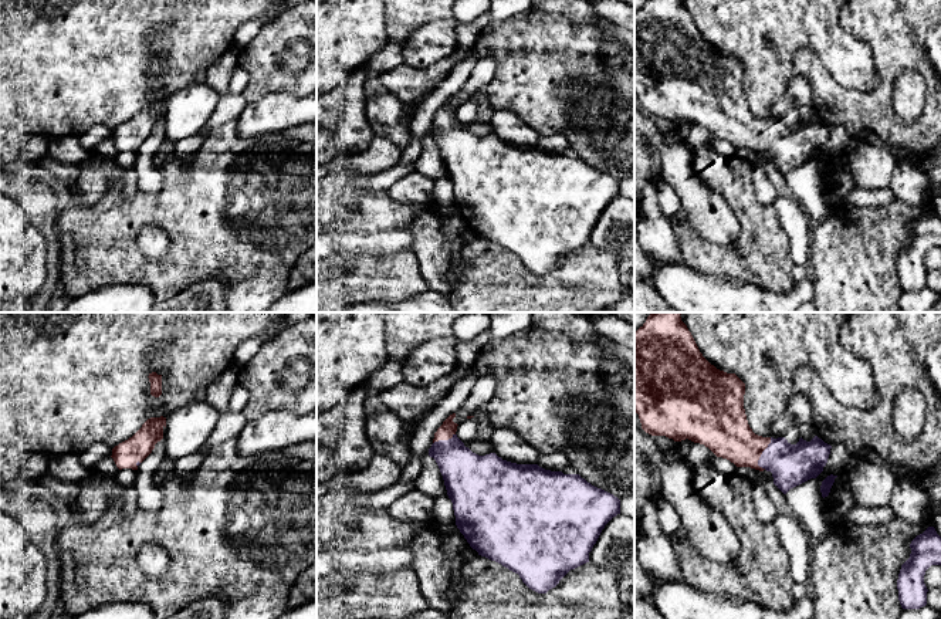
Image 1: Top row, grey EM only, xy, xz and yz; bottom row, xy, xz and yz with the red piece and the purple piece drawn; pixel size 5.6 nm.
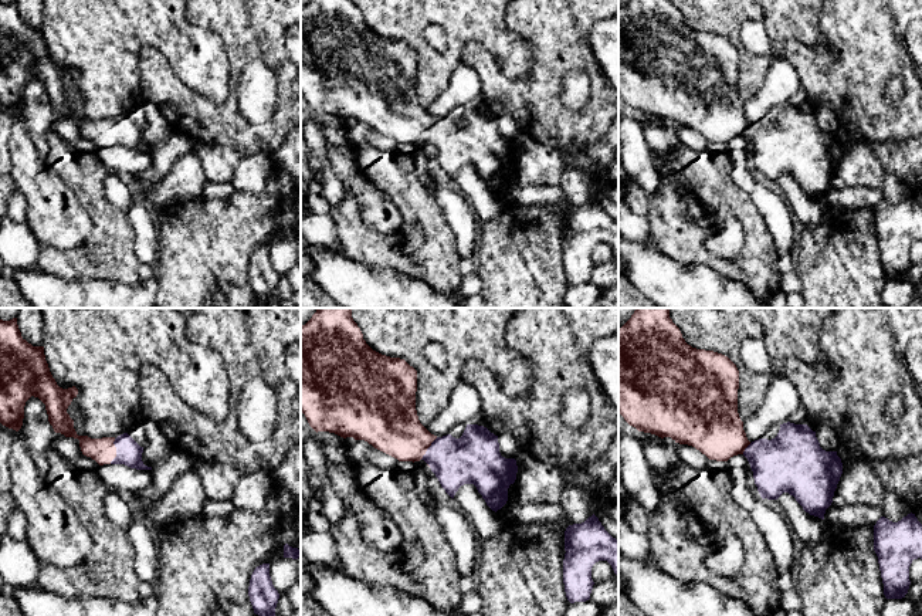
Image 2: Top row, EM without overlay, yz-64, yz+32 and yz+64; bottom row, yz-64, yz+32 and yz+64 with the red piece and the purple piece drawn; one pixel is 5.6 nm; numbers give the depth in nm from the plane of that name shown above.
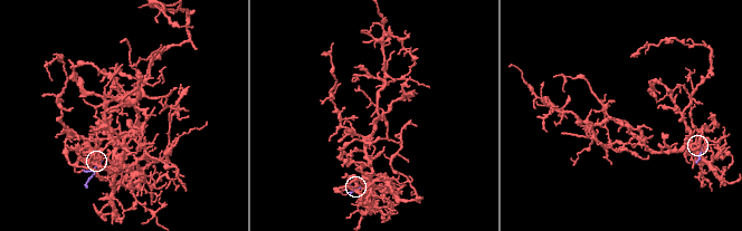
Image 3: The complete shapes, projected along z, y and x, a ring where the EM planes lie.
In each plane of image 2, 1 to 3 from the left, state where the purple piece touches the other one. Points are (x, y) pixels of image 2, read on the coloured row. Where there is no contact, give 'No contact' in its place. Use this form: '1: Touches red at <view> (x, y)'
1: Touches red at yz-64 (115, 452)
2: Touches red at yz+32 (427, 447)
3: Touches red at yz+64 (745, 447)

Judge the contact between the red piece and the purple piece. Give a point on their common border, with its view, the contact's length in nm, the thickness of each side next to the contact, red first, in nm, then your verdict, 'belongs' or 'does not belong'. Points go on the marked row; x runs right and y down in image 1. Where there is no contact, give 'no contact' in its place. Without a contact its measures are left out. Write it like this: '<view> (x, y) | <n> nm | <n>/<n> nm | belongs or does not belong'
yz (761, 453) | 190 nm | 280/240 nm | belongs

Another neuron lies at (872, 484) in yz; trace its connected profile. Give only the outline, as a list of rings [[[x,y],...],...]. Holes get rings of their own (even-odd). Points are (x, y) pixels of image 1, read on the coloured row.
[[[852,457],[844,474],[850,481],[857,505],[890,505],[893,490],[898,480],[886,466],[877,466],[866,459]]]

